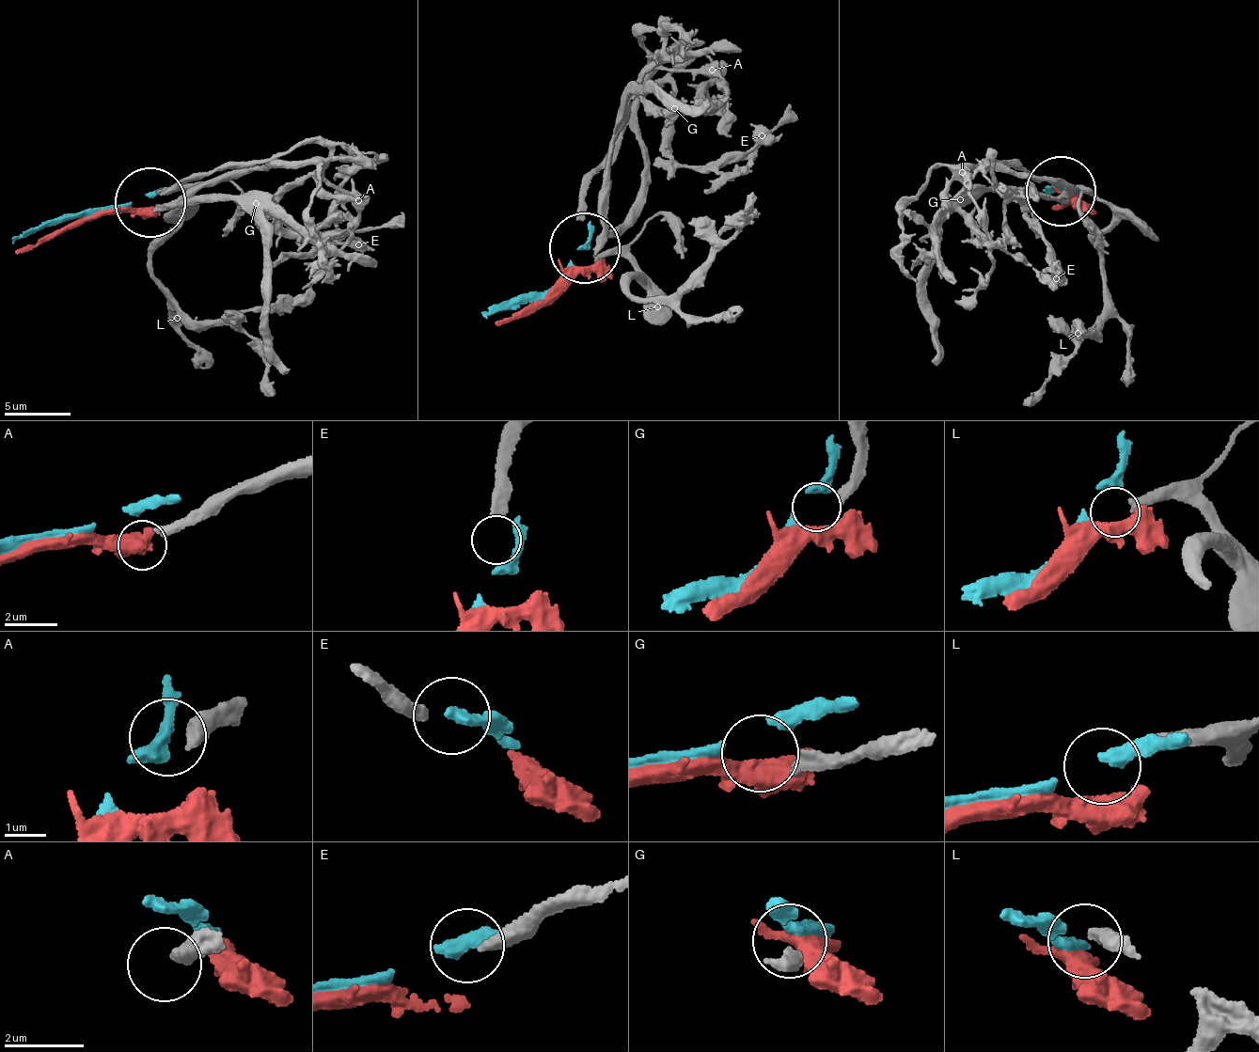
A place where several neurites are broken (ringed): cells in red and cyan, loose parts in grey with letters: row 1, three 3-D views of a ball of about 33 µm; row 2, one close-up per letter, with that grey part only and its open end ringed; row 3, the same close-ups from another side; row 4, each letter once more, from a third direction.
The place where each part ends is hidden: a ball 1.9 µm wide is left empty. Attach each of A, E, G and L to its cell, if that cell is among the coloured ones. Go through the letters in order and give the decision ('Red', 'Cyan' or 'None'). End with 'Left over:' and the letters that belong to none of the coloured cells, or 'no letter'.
A: None
E: None
G: Red
L: None
Left over: A, E, L

